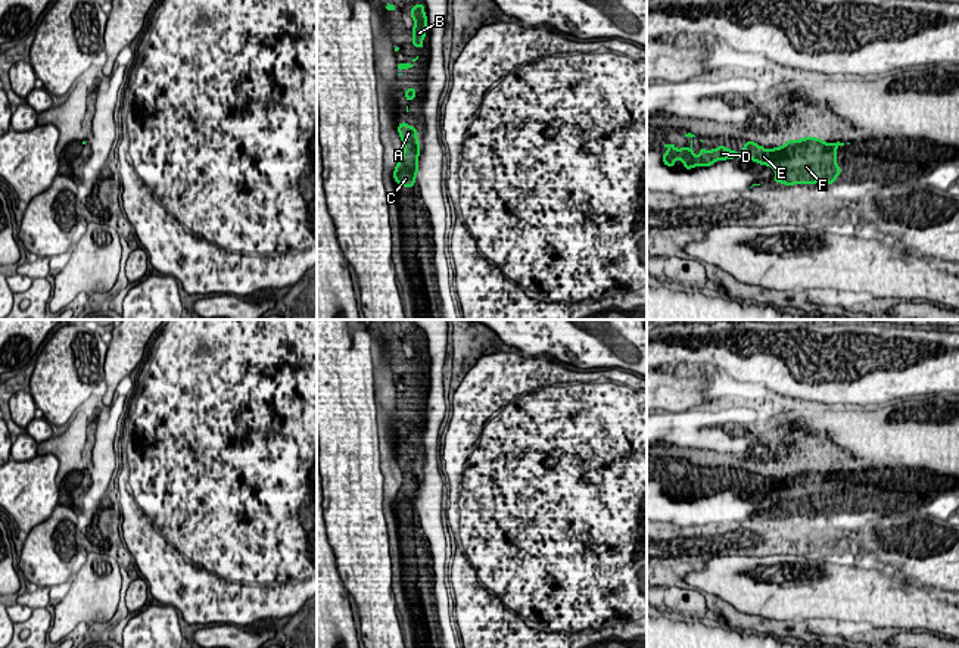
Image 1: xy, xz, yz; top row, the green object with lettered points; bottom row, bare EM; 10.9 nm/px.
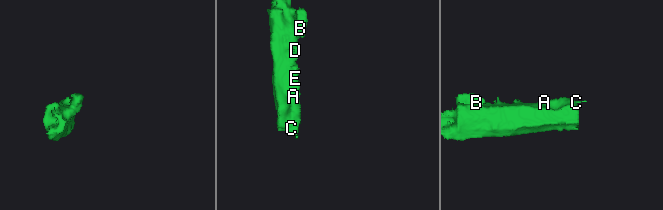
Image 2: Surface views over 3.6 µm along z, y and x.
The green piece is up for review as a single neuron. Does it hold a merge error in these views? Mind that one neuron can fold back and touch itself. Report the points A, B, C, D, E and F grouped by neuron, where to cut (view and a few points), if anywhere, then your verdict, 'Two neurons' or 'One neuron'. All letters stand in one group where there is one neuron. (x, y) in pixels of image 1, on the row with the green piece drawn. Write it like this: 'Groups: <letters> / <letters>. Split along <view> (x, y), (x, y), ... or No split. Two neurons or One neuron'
Groups: A B C D E F. No split. One neuron

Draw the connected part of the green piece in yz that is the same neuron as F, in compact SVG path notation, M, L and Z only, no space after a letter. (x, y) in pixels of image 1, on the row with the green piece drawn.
M804 137L800 140L787 140L784 146L773 147L769 152L766 147L759 146L754 140L750 140L744 143L744 149L738 153L737 150L728 150L725 144L717 146L714 150L701 147L700 156L695 158L695 150L692 149L692 140L691 147L688 149L684 146L682 149L676 149L675 143L664 144L669 150L663 153L661 159L663 163L669 168L673 168L675 161L679 159L684 163L684 168L689 171L695 166L712 166L716 161L726 161L726 159L740 159L742 156L750 156L750 159L759 165L770 166L776 171L773 183L785 184L787 187L794 184L816 184L819 181L825 181L826 184L834 184L835 178L841 175L841 168L837 165L837 147L844 146L844 143L826 143L818 137Z

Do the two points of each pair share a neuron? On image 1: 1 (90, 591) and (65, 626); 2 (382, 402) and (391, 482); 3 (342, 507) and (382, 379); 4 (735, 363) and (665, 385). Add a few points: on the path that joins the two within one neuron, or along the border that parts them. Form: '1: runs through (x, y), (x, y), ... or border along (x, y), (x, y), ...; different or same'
1: runs through (83, 600), (67, 617); same
2: runs through (389, 421), (389, 463); same
3: border along (374, 391), (379, 432); different
4: border along (662, 368), (698, 382); different

